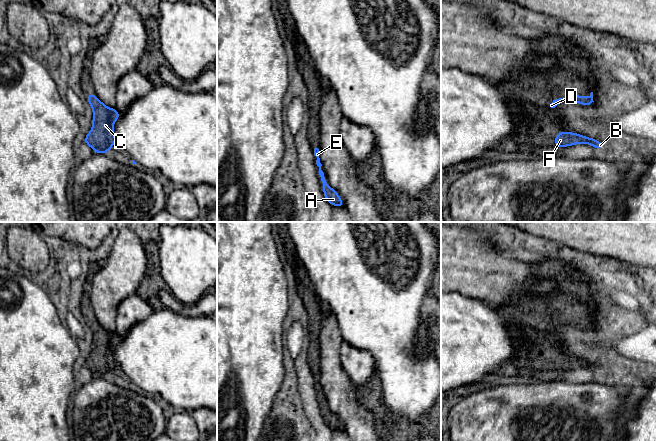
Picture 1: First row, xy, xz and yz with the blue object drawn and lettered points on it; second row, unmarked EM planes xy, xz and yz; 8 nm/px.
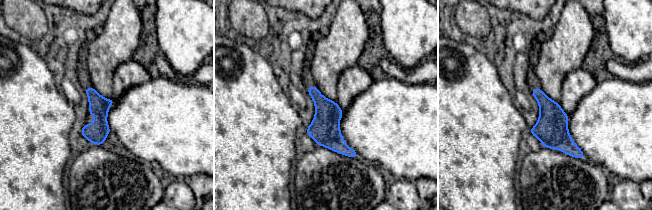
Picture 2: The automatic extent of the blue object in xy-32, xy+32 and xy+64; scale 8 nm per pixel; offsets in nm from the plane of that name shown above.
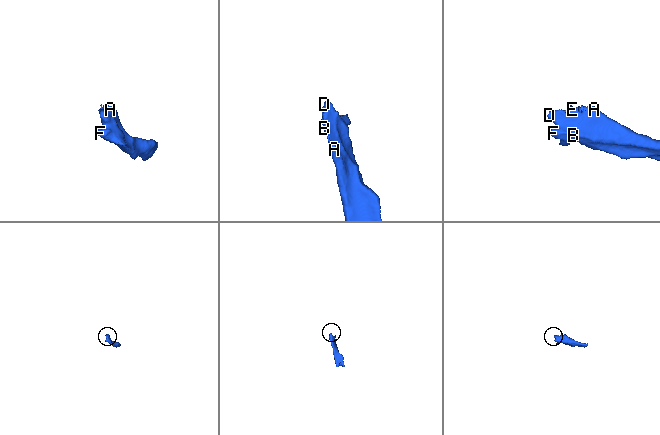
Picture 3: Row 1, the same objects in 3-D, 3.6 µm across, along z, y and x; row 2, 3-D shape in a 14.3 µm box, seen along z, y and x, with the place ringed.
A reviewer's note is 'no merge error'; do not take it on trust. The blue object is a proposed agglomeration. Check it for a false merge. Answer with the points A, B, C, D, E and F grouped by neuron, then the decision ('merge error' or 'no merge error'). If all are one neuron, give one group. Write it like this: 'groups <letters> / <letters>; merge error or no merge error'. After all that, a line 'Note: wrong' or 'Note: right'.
groups A B C D E F; no merge error
Note: right

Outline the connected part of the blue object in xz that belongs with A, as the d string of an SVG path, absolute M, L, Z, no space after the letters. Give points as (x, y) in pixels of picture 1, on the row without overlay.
M313 370L312 374L314 377L314 381L317 383L316 388L319 391L319 399L320 399L321 405L323 407L323 416L324 416L324 420L325 420L326 425L328 427L332 428L333 430L343 431L344 426L341 424L338 417L333 412L328 410L328 408L325 404L325 401L324 401L324 397L321 394L322 388L320 387L320 382L319 382L319 380L320 380L319 370Z

